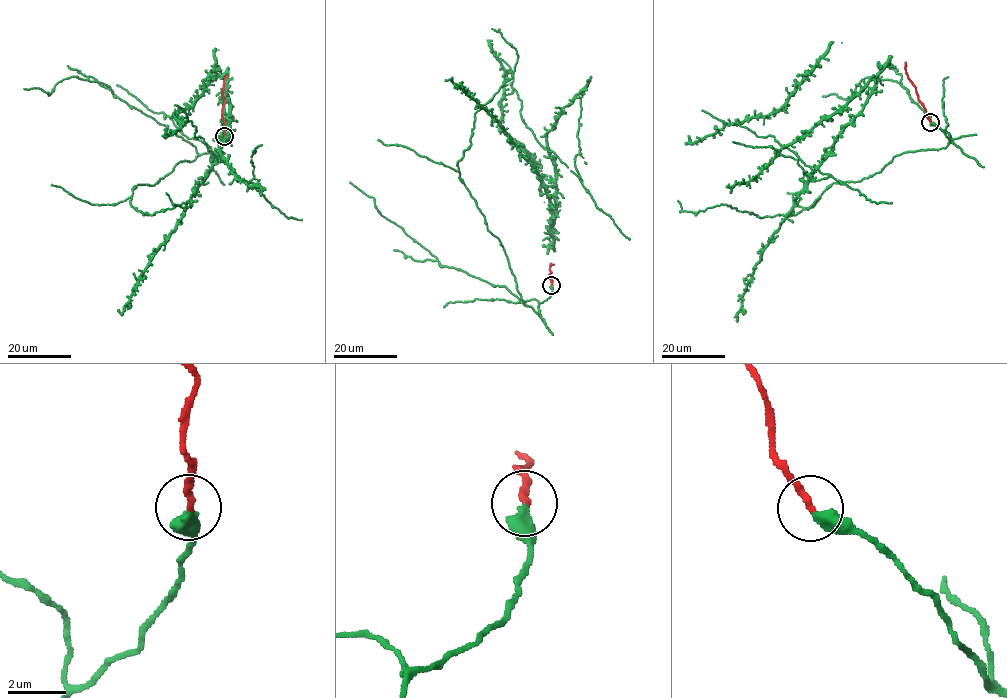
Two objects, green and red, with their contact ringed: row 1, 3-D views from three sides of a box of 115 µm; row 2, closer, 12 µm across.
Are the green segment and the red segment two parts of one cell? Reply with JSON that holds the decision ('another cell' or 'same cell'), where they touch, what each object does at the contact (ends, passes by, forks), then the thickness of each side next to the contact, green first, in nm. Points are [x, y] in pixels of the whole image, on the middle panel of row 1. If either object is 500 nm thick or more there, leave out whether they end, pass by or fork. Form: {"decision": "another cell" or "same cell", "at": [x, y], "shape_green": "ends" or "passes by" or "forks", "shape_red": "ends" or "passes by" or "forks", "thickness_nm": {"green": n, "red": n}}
{"decision": "same cell", "at": [551, 285], "shape_green": "ends", "shape_red": "ends", "thickness_nm": {"green": 440, "red": 240}}

